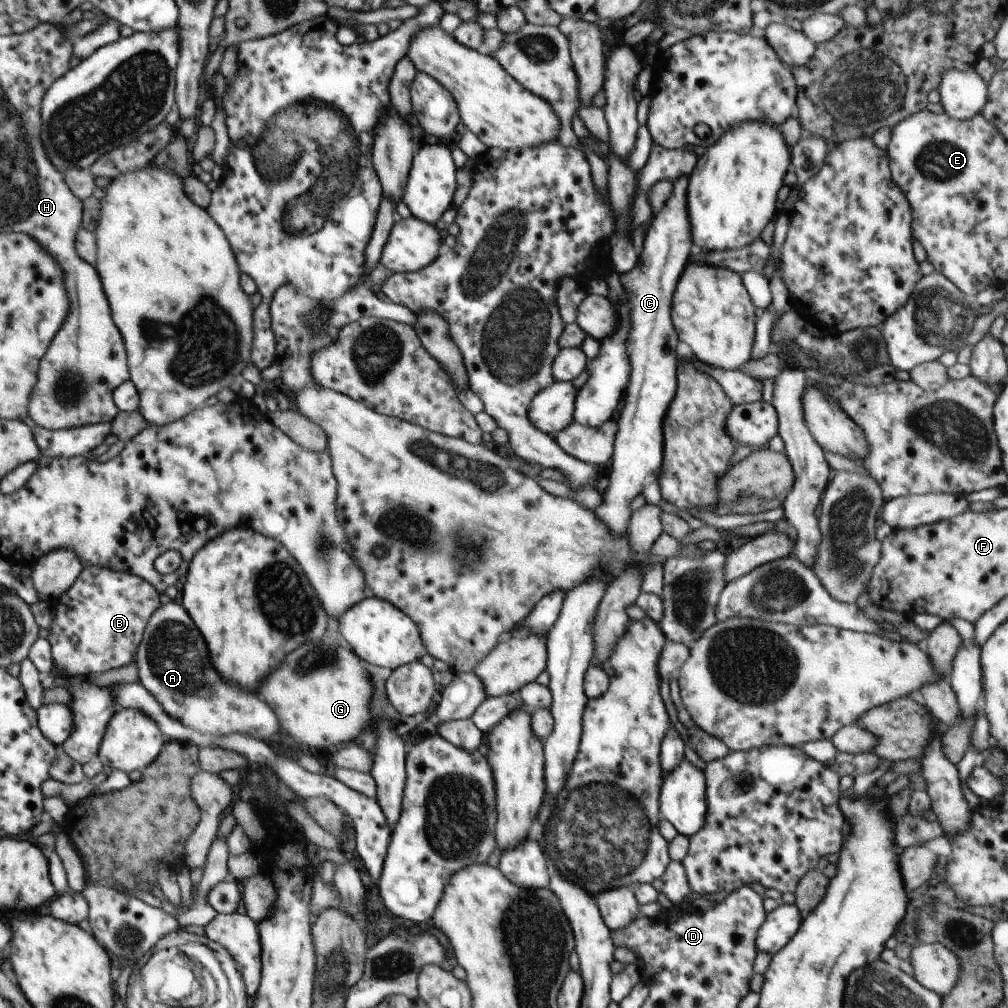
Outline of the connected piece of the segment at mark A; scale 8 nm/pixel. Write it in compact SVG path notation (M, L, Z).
M175 601L161 604L149 618L135 656L139 681L156 697L170 717L182 722L189 729L215 735L240 733L255 739L266 738L266 740L274 736L280 730L275 712L258 694L226 684L209 662L208 656L209 650L205 638L201 632L198 632L198 627L186 612L183 604Z

